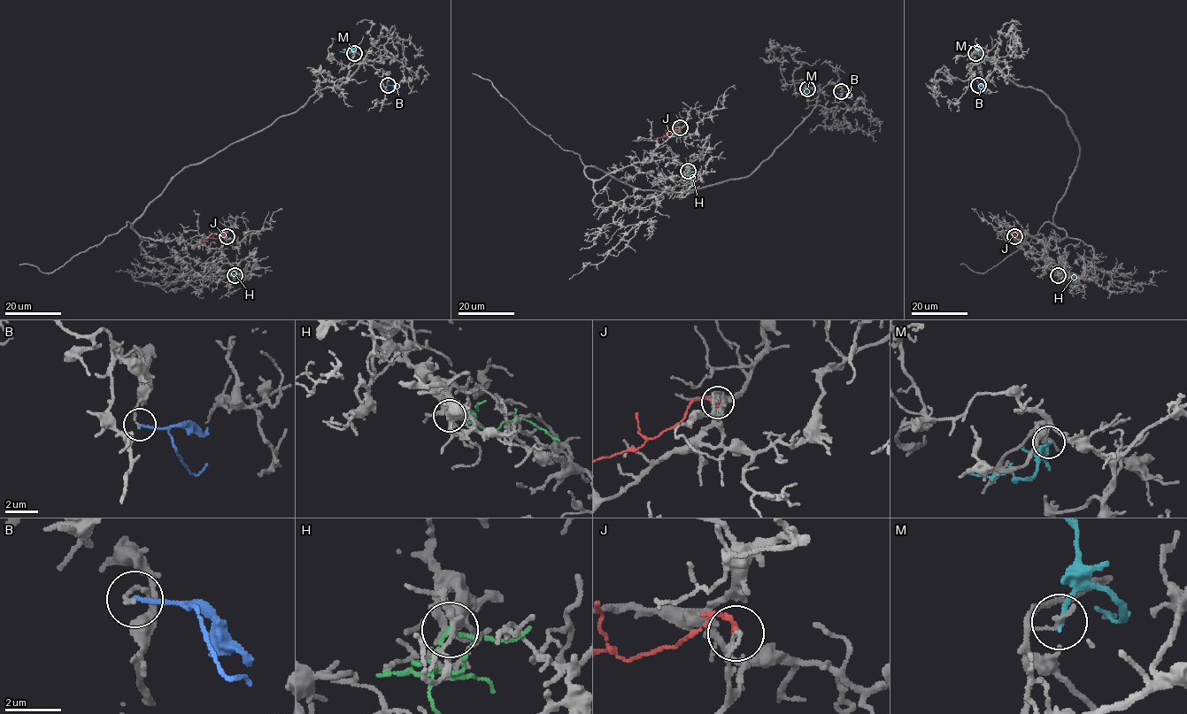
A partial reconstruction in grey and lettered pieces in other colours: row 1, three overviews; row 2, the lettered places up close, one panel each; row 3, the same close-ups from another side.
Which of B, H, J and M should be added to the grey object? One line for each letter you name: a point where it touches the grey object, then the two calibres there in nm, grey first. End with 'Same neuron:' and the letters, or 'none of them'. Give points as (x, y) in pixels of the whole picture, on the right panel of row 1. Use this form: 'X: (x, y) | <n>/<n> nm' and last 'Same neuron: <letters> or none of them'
Same neuron: none of them

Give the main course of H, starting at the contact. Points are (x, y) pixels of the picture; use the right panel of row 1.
H: (1058, 275), (1064, 278), (1071, 275), (1077, 280)

